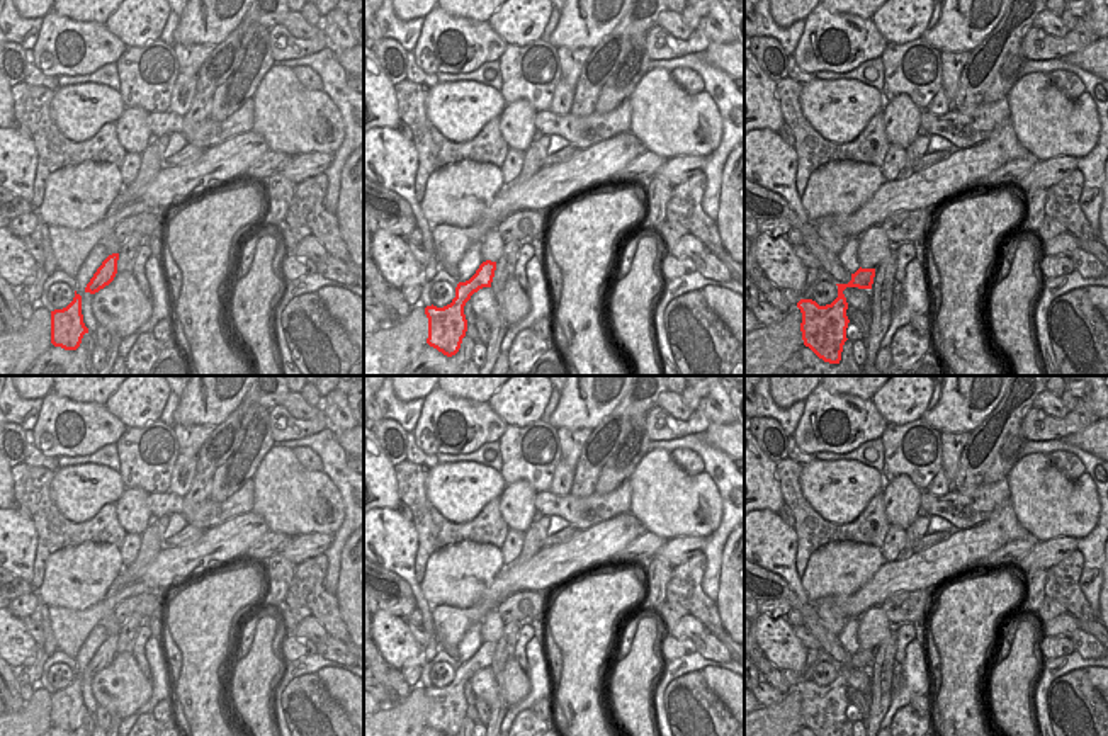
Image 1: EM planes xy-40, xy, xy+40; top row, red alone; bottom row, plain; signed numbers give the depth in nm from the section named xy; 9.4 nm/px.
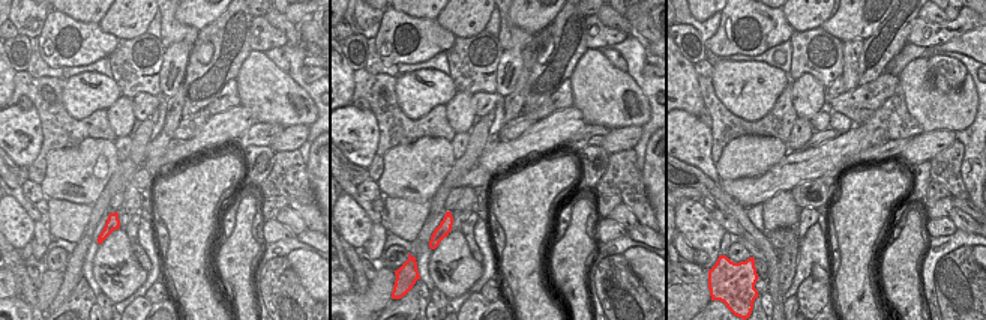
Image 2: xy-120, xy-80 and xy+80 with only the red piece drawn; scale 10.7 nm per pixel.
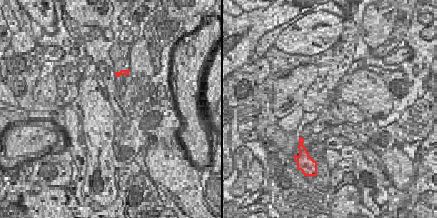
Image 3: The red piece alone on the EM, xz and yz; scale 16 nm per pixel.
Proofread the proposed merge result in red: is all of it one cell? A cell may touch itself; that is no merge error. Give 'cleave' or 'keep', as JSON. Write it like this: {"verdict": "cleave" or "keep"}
{"verdict": "keep"}

